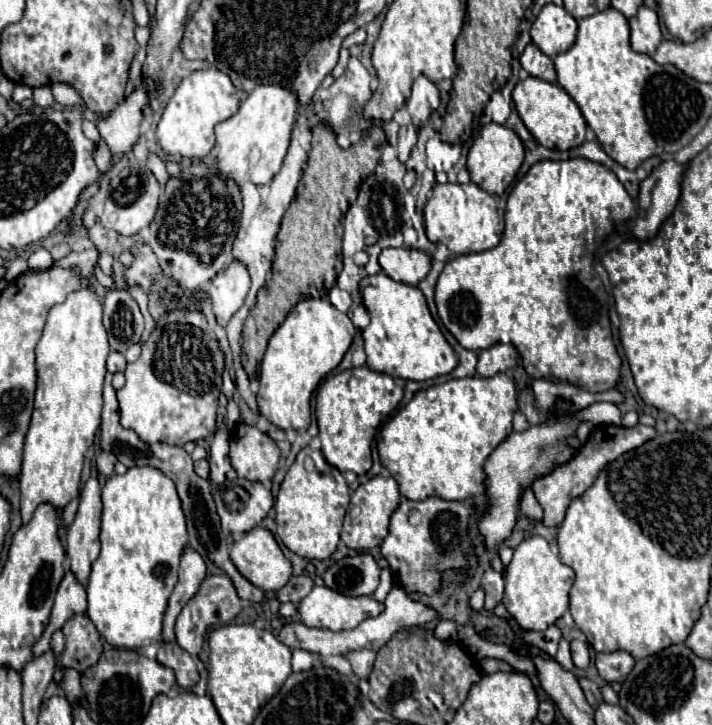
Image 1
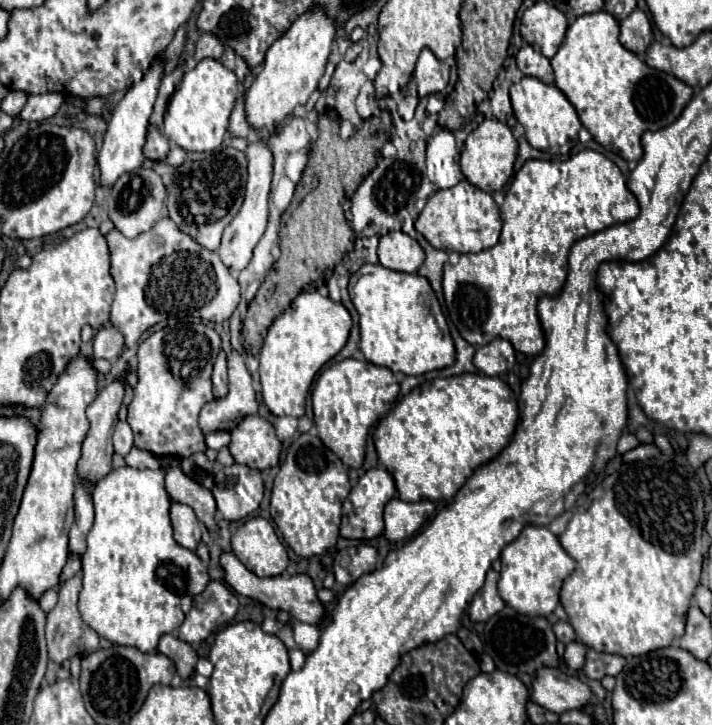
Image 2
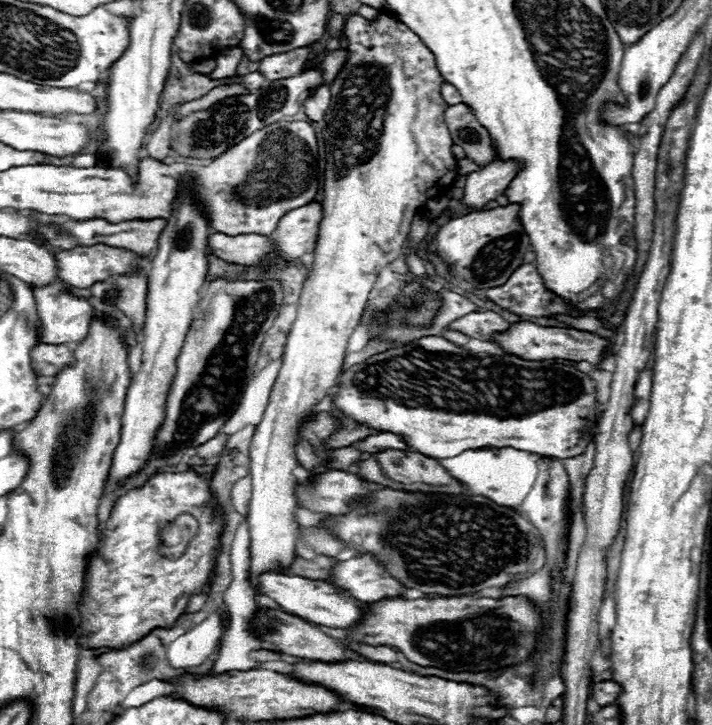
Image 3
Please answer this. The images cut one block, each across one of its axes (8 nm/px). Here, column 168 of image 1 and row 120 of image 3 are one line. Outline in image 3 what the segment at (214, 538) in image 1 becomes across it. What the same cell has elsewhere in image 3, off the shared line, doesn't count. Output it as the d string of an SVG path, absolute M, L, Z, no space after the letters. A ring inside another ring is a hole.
M466 104L448 106L444 110L444 120L454 144L464 148L466 158L476 162L478 166L486 166L494 162L496 152L492 146L492 138L488 130L478 122L470 106Z

